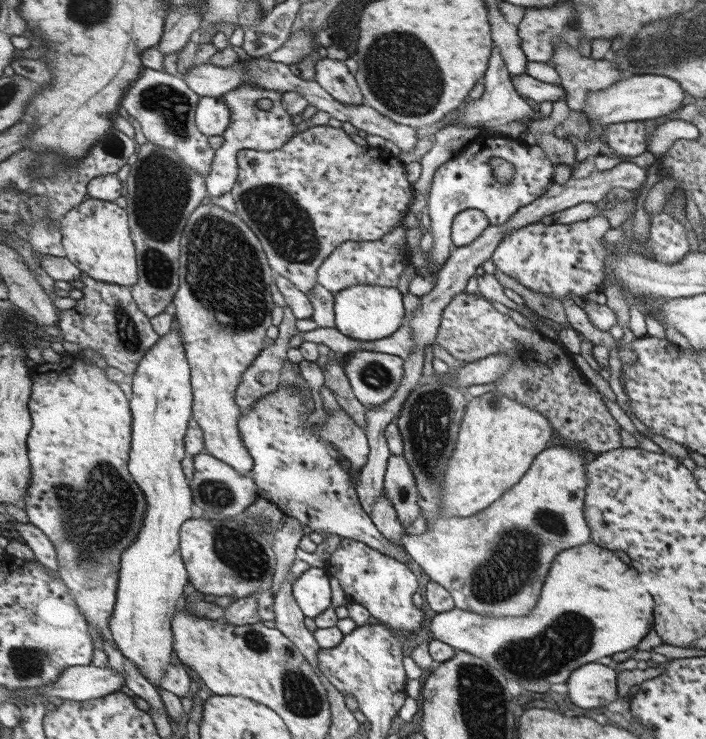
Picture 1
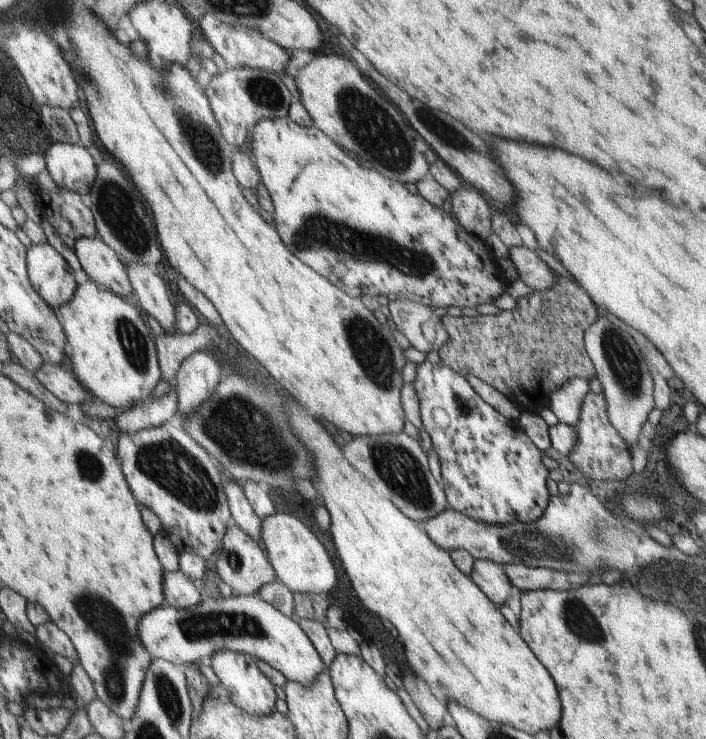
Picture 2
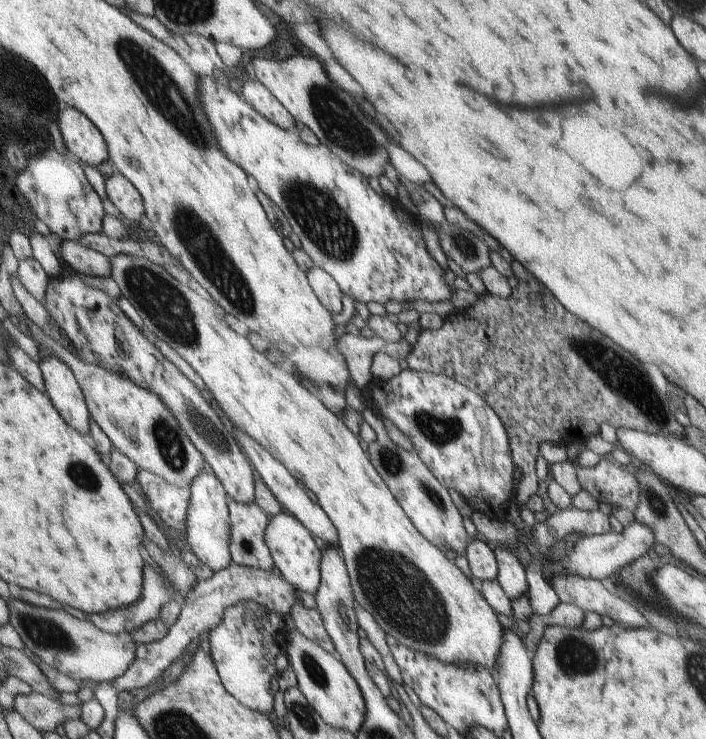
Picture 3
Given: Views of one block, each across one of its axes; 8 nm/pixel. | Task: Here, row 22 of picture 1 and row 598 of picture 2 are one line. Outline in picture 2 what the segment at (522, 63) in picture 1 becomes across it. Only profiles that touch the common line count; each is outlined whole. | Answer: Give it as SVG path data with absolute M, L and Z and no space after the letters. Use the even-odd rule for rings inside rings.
M477 559L470 578L474 578L474 582L478 582L478 586L482 586L482 590L486 590L486 594L490 594L490 598L499 605L504 604L512 594L512 583L501 563Z

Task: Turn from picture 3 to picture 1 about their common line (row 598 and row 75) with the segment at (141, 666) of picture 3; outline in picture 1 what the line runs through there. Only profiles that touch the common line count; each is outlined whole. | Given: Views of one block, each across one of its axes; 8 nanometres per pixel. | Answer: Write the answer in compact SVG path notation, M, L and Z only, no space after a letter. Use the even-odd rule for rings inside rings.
M265 57L254 58L251 60L240 60L233 66L226 68L214 66L214 64L209 63L202 65L196 64L194 69L184 76L184 79L188 82L188 85L203 98L206 96L217 98L224 97L226 94L238 90L238 88L244 86L244 84L252 84L252 86L260 86L262 88L268 88L268 90L276 90L276 92L282 92L282 94L285 95L290 92L300 92L302 96L305 96L314 104L318 111L321 110L327 112L335 119L341 120L342 122L349 122L351 126L354 126L357 130L366 132L368 135L380 136L386 139L386 141L396 144L405 154L410 151L413 152L413 149L419 141L416 129L405 126L404 124L398 124L367 105L342 105L338 100L334 100L328 92L325 92L322 87L314 82L314 80L302 80L300 76L296 76L296 74L292 72L290 66Z

